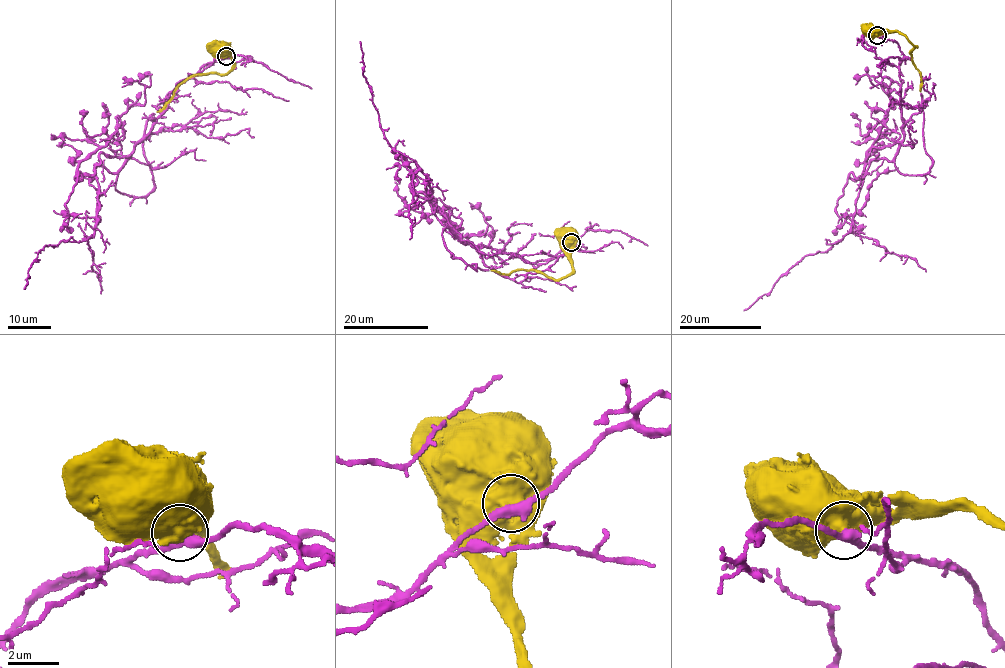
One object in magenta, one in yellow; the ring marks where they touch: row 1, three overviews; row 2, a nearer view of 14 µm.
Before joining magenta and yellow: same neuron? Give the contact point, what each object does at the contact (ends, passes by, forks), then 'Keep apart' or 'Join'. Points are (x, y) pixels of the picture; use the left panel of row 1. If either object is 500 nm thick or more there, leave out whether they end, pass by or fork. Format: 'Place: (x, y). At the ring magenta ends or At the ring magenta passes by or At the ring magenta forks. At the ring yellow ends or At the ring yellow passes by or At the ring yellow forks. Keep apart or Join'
Place: (226, 56). Join

